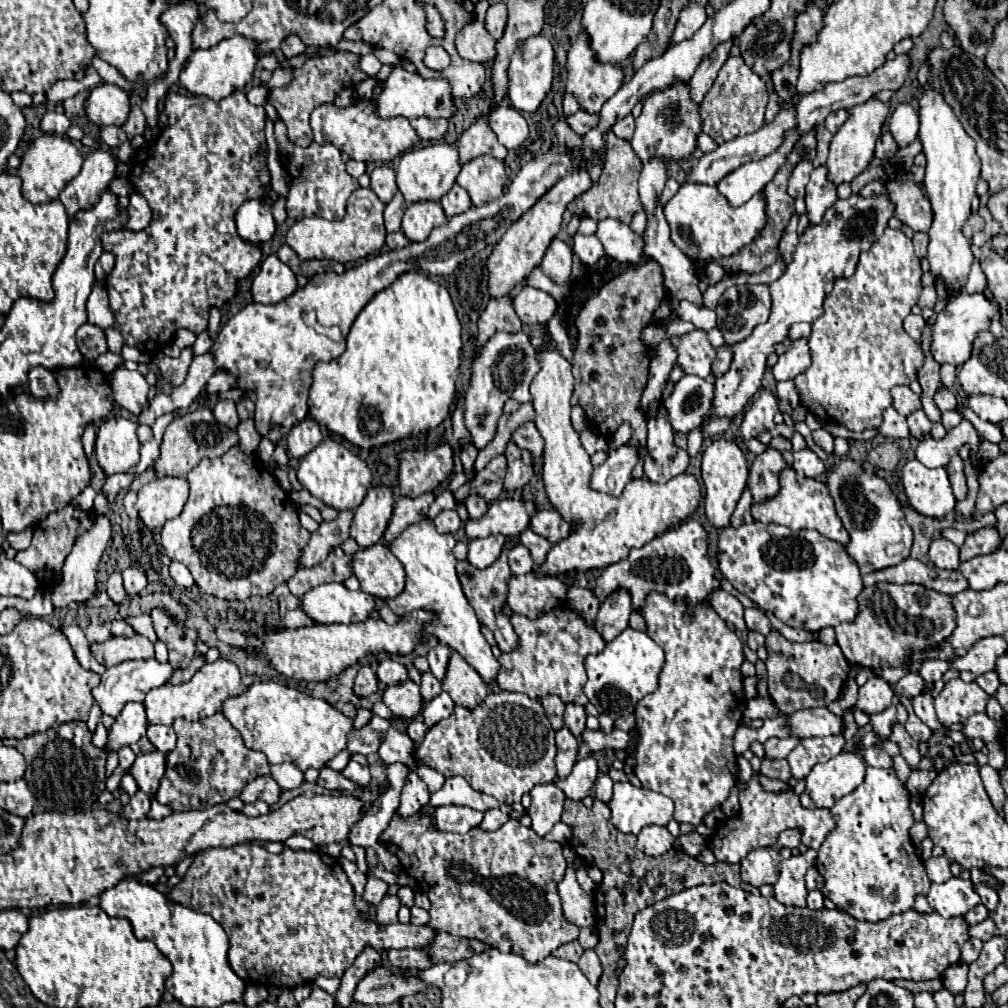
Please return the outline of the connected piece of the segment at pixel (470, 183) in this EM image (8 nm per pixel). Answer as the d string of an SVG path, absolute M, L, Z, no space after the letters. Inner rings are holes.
M487 154L477 156L475 160L463 164L457 176L457 184L469 192L471 202L475 206L499 198L503 194L505 182L507 182L507 174L503 162Z

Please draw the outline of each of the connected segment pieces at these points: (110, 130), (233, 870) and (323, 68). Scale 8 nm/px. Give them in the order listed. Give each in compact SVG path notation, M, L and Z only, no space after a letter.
M101 126L101 140L111 146L117 148L121 142L125 142L125 134L119 126Z
M237 844L237 846L231 846L231 848L207 848L203 850L201 854L195 856L193 864L189 866L187 874L183 876L181 884L173 886L171 892L169 892L169 898L177 904L183 904L191 910L197 910L197 912L203 912L203 914L209 914L213 916L227 932L229 936L229 942L231 942L231 948L229 948L229 964L233 968L233 972L245 982L245 984L259 984L259 986L281 986L281 988L295 988L295 986L301 986L301 984L307 984L311 982L315 976L343 976L343 972L355 962L355 958L367 948L375 948L375 950L391 950L391 948L423 948L425 944L429 944L435 936L435 930L429 928L429 926L415 926L415 924L389 924L389 926L381 926L377 924L373 918L361 918L361 912L357 910L355 906L355 892L351 888L351 882L347 880L347 874L343 872L341 864L331 858L329 854L323 854L319 850L291 850L291 848L285 848L281 854L271 854L267 852L265 848L261 846L255 846L255 844Z
M335 52L331 56L319 56L319 58L311 58L307 60L303 66L293 68L293 82L283 86L283 88L271 88L269 90L269 102L275 106L279 118L285 122L287 126L287 138L301 146L307 148L307 144L313 142L313 132L309 126L309 116L311 112L321 106L321 104L331 104L335 100L335 96L343 90L343 88L351 88L357 82L363 82L365 78L369 78L361 68L359 68L359 58L357 54L351 52Z

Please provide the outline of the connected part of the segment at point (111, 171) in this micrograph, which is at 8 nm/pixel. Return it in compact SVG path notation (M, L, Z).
M95 150L85 158L81 172L59 196L69 218L73 218L79 210L91 208L99 200L109 182L117 178L117 166L119 158L107 150Z

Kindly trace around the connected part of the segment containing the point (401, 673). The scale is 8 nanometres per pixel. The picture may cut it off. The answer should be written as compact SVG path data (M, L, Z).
M383 660L377 668L377 678L383 682L383 684L401 684L405 682L409 676L407 676L407 670L403 664L395 662L395 660Z

